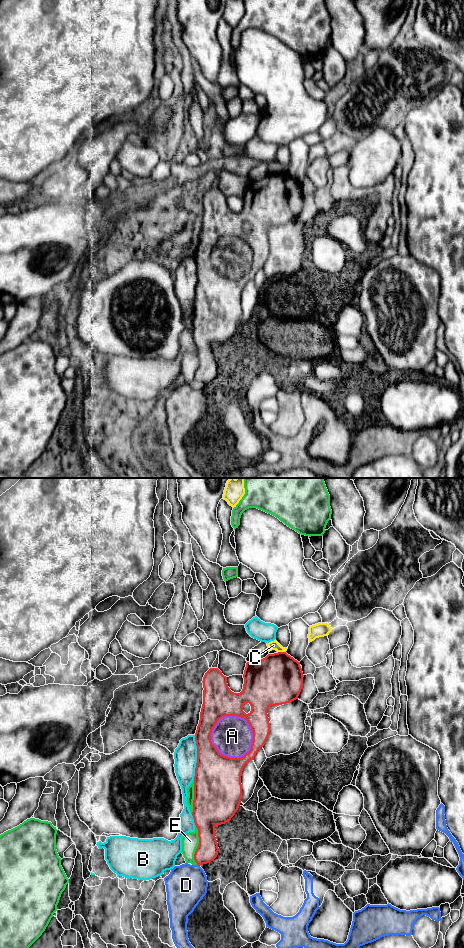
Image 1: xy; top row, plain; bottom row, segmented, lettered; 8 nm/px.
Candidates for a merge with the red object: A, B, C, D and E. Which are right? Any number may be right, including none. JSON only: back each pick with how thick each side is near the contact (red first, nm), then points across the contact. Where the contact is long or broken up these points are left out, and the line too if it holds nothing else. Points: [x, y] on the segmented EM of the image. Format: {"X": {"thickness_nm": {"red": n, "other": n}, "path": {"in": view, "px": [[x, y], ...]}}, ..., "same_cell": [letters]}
{"A": {"thickness_nm": {"red": 340, "other": 320}}, "same_cell": ["A"]}

